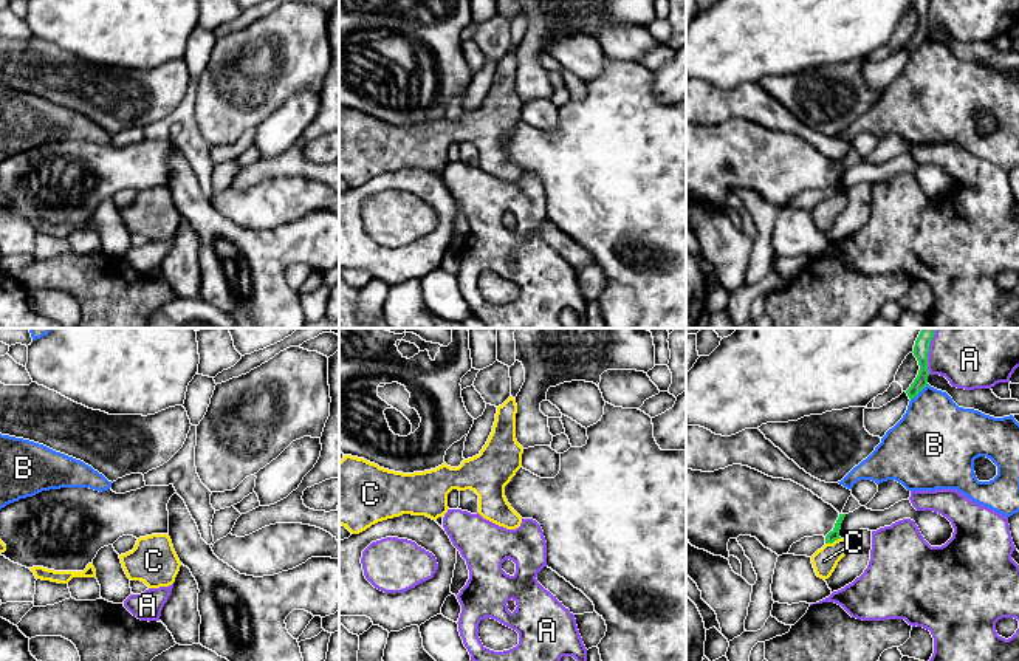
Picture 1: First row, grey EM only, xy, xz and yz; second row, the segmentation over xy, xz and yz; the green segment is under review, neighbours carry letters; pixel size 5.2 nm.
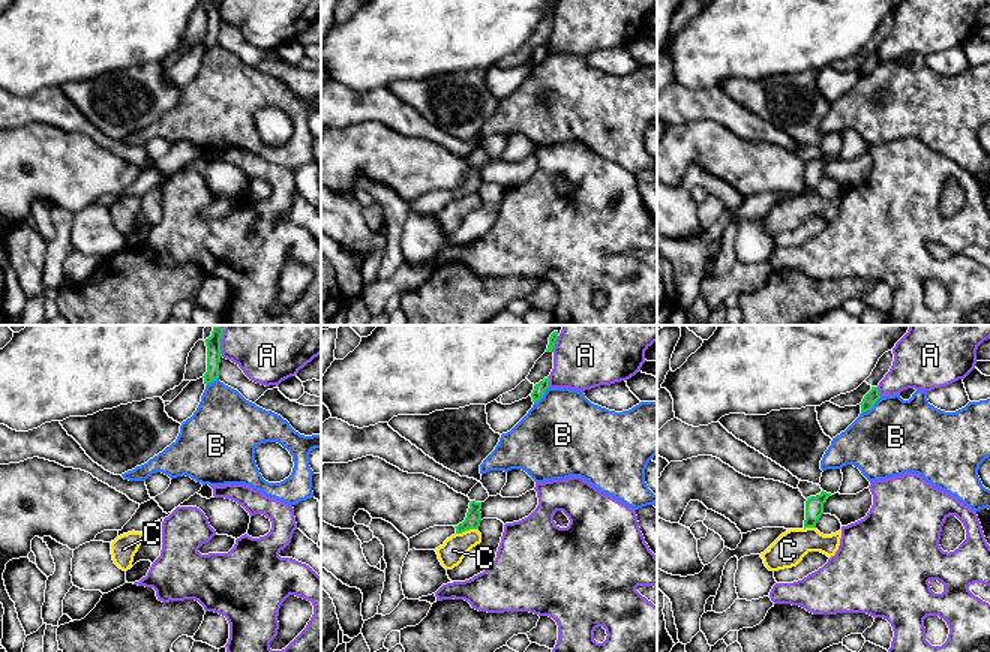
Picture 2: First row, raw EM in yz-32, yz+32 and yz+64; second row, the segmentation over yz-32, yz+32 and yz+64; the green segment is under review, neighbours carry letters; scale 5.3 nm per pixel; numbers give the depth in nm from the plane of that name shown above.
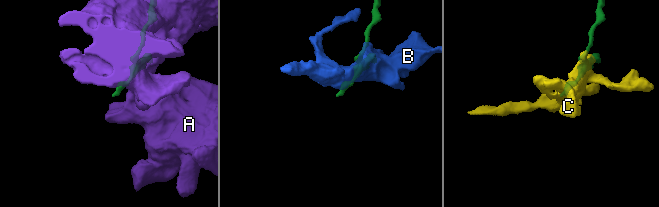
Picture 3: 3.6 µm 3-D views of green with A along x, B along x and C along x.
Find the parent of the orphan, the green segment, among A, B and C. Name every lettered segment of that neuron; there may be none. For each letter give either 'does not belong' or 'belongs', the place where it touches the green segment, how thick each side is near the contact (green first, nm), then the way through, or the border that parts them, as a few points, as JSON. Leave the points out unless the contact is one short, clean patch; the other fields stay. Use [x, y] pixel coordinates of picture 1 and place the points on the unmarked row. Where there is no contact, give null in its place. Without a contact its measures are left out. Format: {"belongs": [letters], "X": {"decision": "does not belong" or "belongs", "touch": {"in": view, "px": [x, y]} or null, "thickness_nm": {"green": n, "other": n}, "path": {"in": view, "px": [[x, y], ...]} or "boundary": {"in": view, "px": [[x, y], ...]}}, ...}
{"belongs": [], "A": {"decision": "does not belong", "touch": {"in": "yz", "px": [926, 14]}, "thickness_nm": {"green": 70, "other": 220}}, "B": {"decision": "does not belong", "touch": {"in": "yz", "px": [919, 44]}, "thickness_nm": {"green": 70, "other": 380}}, "C": {"decision": "does not belong", "touch": {"in": "yz", "px": [832, 195]}, "thickness_nm": {"green": 60, "other": 130}, "boundary": {"in": "yz", "px": [[840, 191], [826, 197]]}}}

